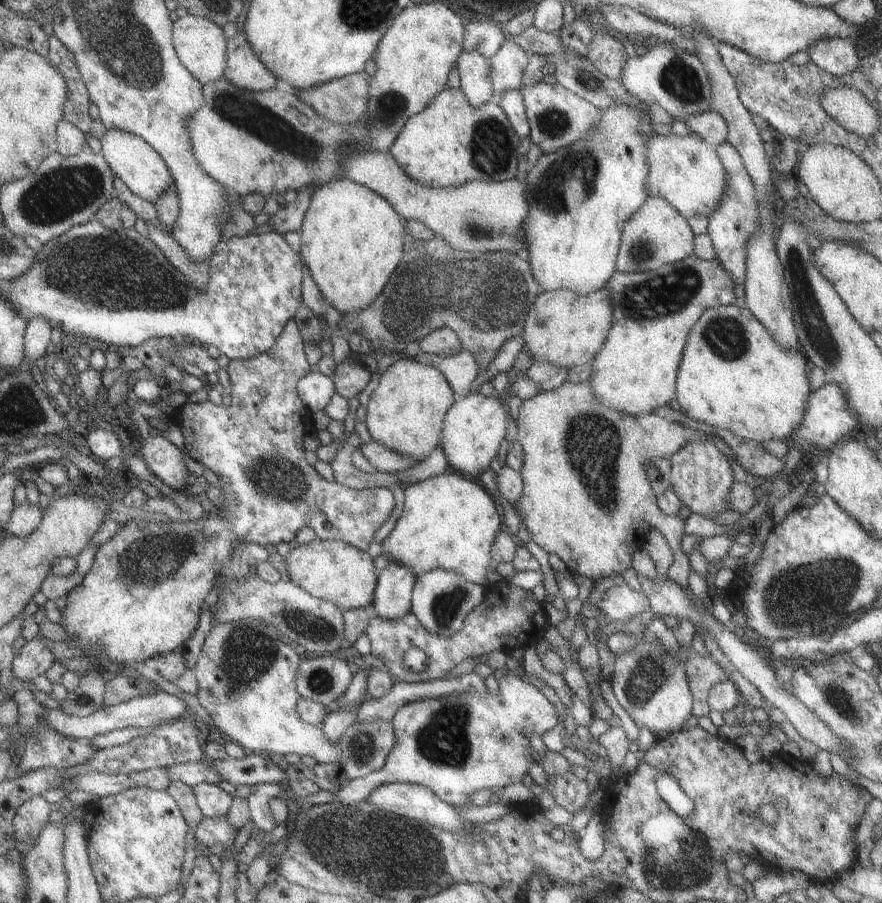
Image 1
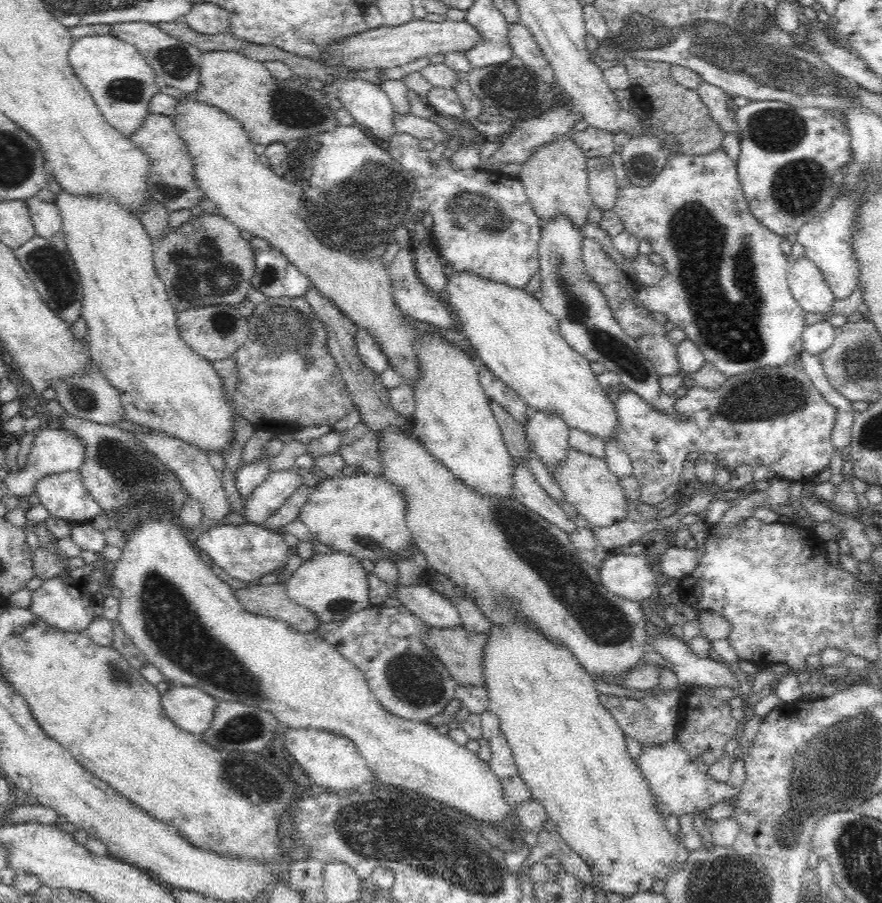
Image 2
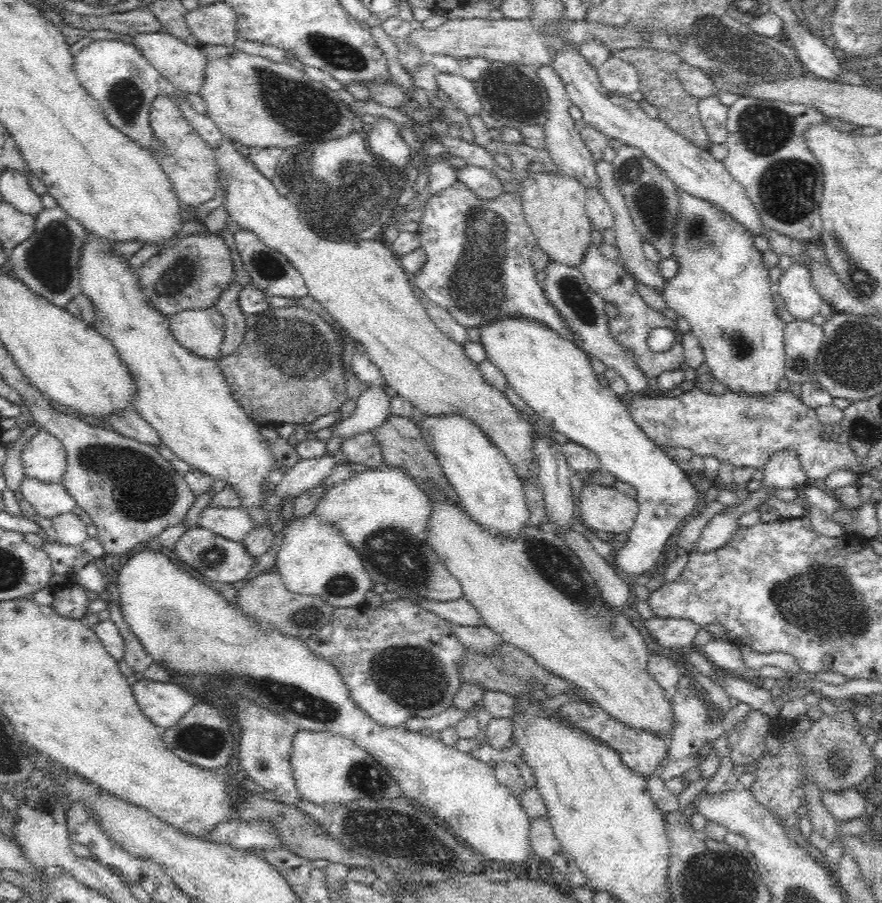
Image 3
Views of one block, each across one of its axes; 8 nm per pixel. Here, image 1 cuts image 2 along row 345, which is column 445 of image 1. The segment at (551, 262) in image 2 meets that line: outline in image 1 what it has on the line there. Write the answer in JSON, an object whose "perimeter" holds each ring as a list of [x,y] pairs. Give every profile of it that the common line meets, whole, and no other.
{"perimeter":[[[434,568],[415,577],[410,592],[409,611],[425,630],[443,638],[450,637],[463,626],[467,612],[473,610],[483,600],[485,592],[486,585],[471,584],[451,570]]]}

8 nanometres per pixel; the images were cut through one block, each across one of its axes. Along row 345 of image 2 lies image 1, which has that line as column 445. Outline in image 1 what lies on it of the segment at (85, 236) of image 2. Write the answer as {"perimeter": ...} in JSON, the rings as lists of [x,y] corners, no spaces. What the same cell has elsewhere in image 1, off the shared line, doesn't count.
{"perimeter":[[[445,87],[419,114],[405,120],[388,153],[421,186],[449,188],[470,180],[512,179],[517,174],[515,148],[519,143],[505,113],[494,102],[469,106],[459,89]]]}

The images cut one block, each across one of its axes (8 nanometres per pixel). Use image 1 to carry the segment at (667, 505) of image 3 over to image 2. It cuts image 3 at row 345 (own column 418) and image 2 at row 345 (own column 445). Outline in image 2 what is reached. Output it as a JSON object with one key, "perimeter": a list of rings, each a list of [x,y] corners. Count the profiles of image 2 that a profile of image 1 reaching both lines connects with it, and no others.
{"perimeter":[[[431,233],[415,245],[415,247],[423,247],[437,254],[447,278],[446,306],[448,310],[456,314],[458,330],[466,334],[466,340],[471,346],[470,350],[474,352],[478,362],[488,367],[492,374],[515,390],[530,405],[532,411],[554,411],[554,413],[558,413],[558,416],[564,418],[570,428],[604,437],[604,440],[610,435],[615,438],[616,417],[613,396],[606,390],[602,390],[597,376],[590,369],[590,361],[566,342],[559,331],[558,321],[542,306],[538,296],[524,288],[508,286],[502,282],[482,277],[470,270],[448,267],[446,259],[442,257],[442,253],[438,253],[436,246]]]}

